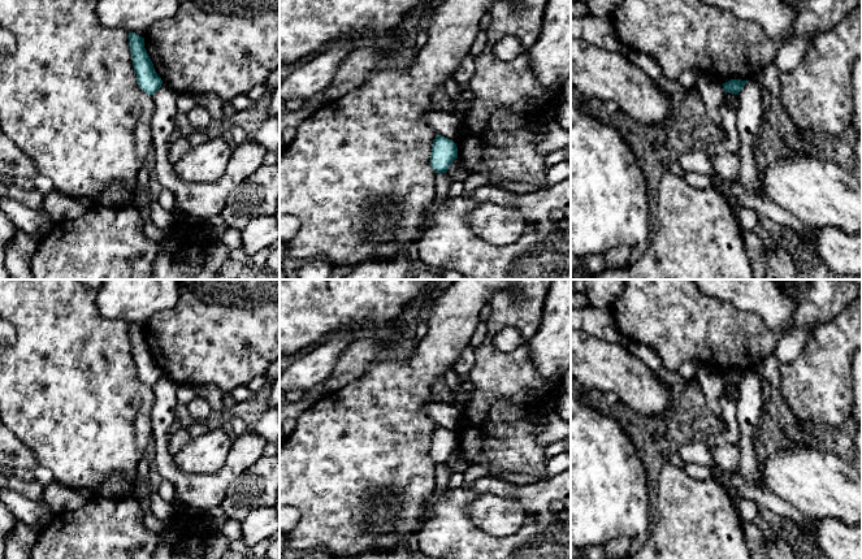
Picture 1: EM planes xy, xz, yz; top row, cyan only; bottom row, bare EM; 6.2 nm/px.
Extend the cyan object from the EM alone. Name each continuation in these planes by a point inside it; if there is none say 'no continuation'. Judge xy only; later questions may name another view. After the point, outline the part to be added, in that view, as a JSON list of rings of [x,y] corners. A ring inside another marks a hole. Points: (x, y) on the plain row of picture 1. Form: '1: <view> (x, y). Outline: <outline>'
no continuation

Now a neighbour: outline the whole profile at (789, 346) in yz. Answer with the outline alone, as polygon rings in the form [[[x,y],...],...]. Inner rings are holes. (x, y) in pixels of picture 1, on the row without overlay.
[[[814,326],[797,328],[779,341],[775,356],[780,365],[789,364],[797,359],[814,329]]]

